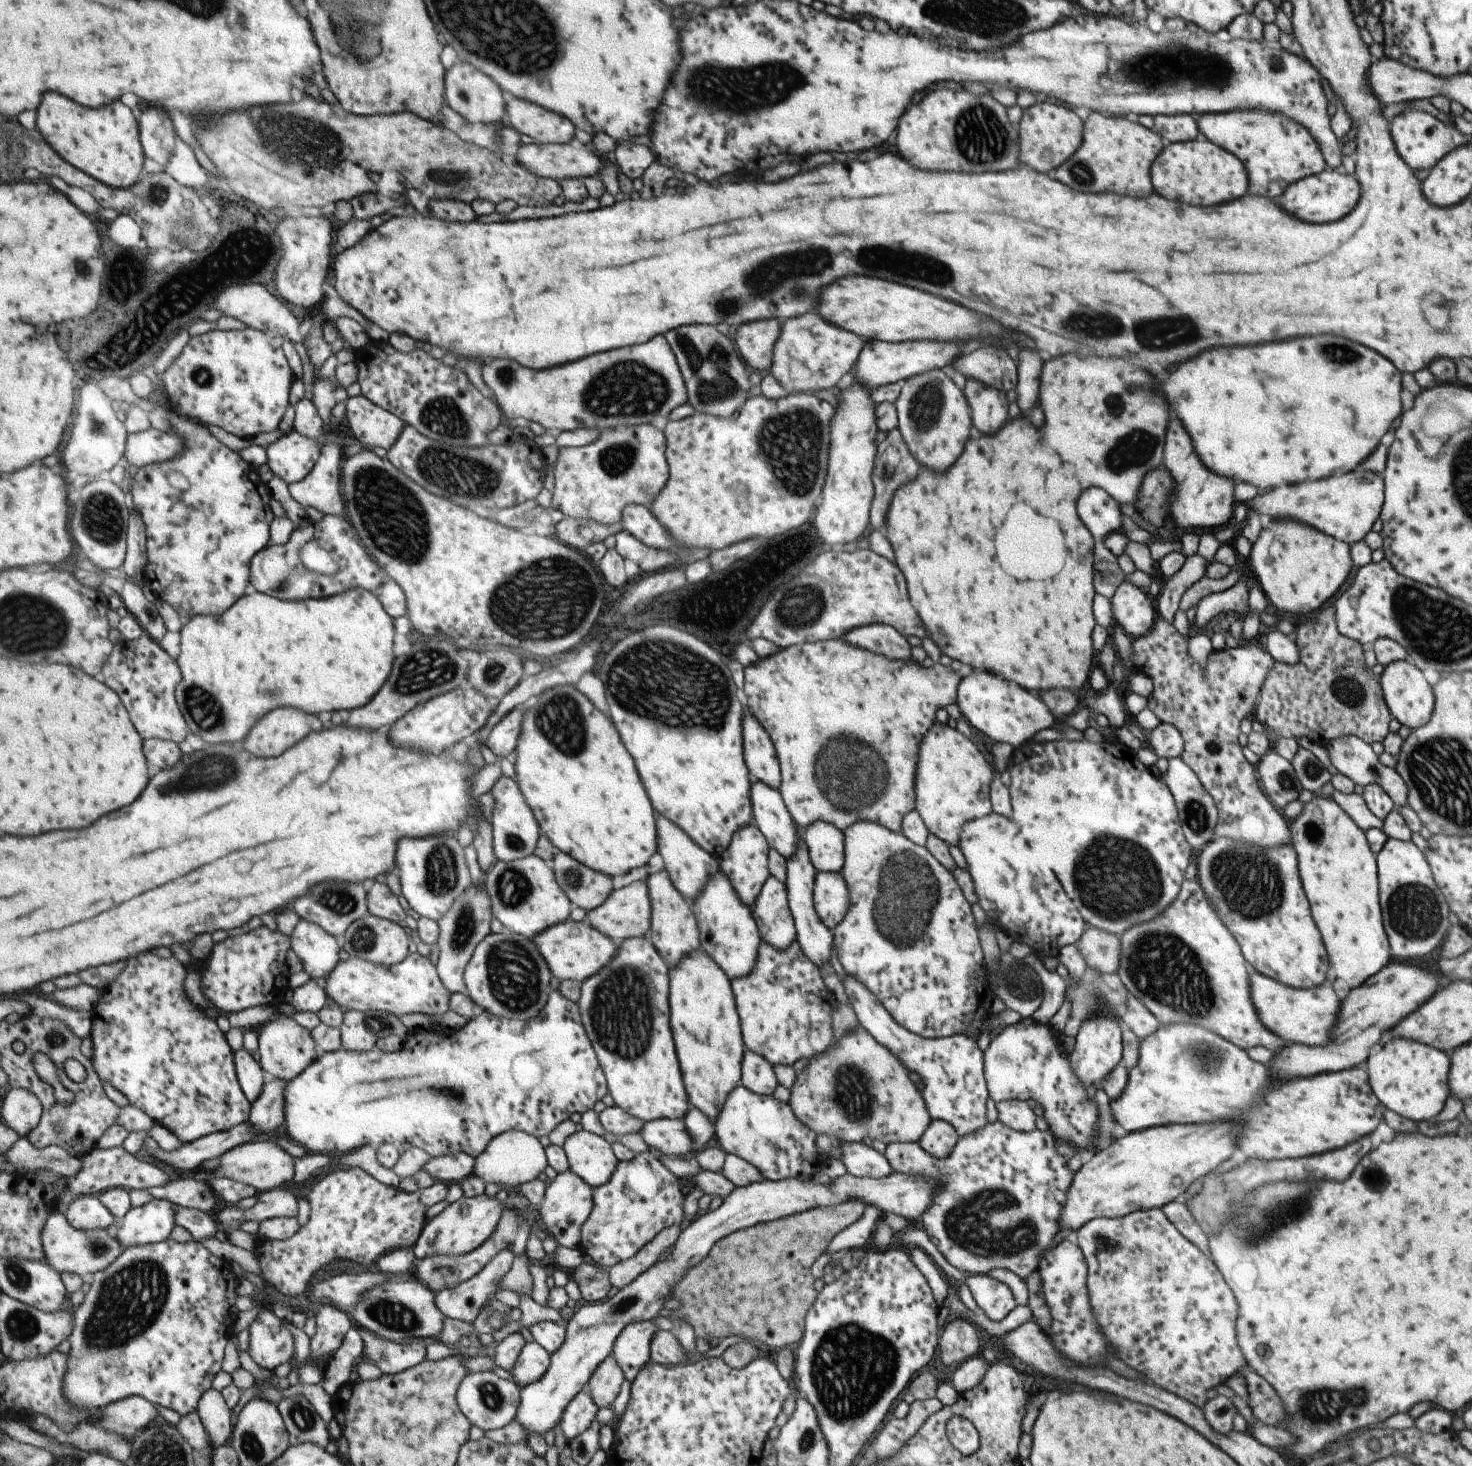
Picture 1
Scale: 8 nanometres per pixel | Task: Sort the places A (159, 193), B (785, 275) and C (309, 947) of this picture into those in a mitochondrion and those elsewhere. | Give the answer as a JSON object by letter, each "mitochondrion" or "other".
{"A":"mitochondrion","B":"mitochondrion","C":"other"}

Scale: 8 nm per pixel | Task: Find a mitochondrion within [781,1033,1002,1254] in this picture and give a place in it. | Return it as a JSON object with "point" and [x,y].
{"point":[852,1091]}

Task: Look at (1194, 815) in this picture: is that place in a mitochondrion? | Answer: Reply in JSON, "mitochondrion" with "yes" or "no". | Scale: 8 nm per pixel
{"mitochondrion":"yes"}

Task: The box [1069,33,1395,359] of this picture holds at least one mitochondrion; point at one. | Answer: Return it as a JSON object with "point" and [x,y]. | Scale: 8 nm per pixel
{"point":[1172,64]}

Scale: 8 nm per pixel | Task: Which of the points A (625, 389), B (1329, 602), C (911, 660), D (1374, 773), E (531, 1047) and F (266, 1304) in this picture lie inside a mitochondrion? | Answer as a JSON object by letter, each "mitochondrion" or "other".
{"A":"mitochondrion","B":"other","C":"other","D":"mitochondrion","E":"other","F":"other"}

